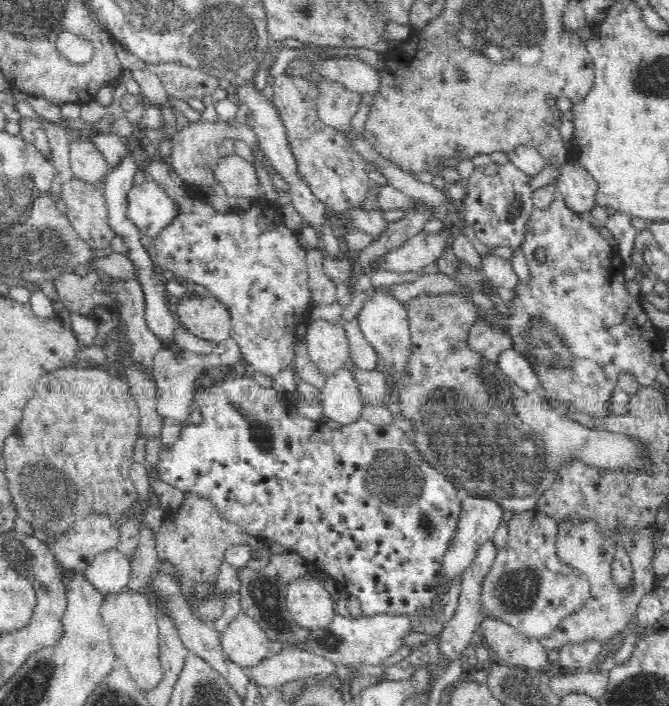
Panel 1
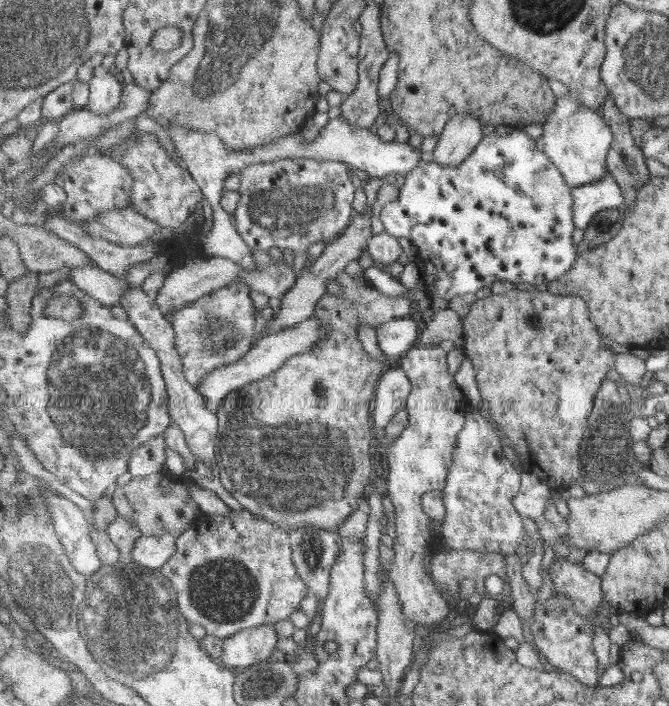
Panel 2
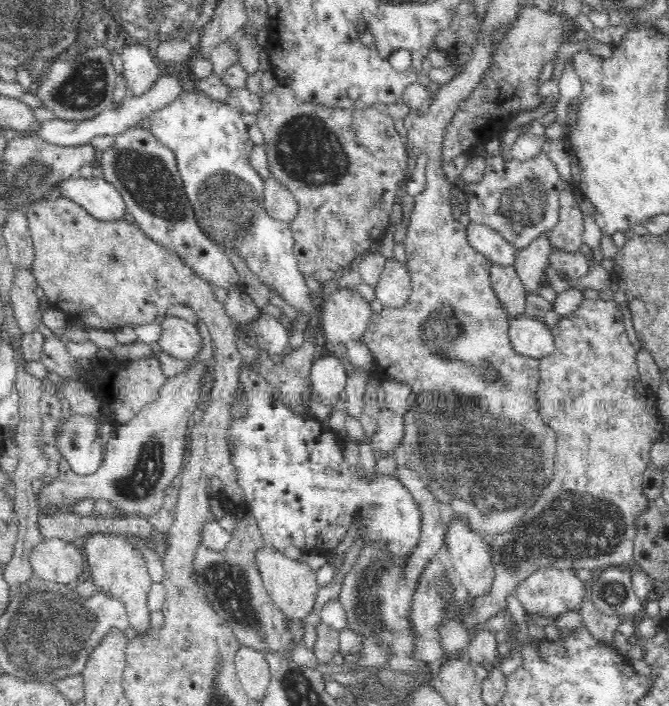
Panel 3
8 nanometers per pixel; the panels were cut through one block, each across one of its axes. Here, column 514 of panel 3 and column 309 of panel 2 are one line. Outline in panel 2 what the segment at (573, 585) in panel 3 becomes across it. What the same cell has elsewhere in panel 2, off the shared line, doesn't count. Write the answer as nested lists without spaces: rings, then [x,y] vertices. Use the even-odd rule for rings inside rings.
[[[231,507],[231,513],[228,516],[221,516],[221,514],[200,514],[194,521],[194,524],[179,538],[177,542],[178,553],[161,569],[161,572],[168,578],[173,588],[178,592],[177,600],[179,601],[180,609],[183,611],[183,614],[186,614],[188,620],[197,625],[201,625],[207,634],[218,637],[223,642],[243,630],[257,628],[263,625],[275,625],[277,622],[289,619],[290,616],[298,610],[299,606],[301,606],[301,602],[303,602],[305,598],[308,598],[308,596],[311,596],[310,588],[303,578],[299,576],[298,568],[295,567],[294,548],[290,541],[289,532],[283,530],[282,527],[267,522],[267,520],[263,520],[263,518],[257,515],[253,515],[253,512],[247,511],[242,507]]]

